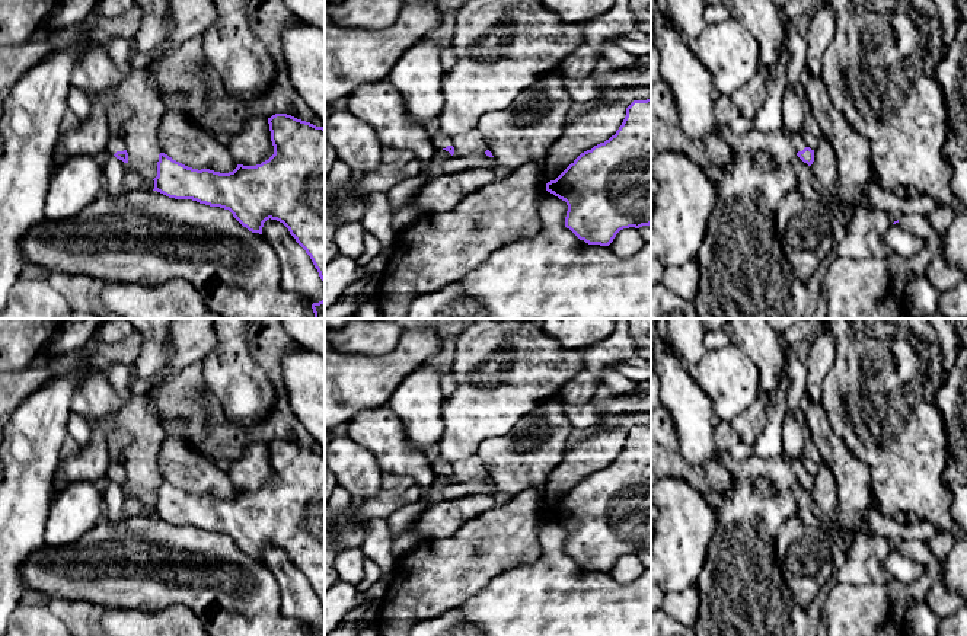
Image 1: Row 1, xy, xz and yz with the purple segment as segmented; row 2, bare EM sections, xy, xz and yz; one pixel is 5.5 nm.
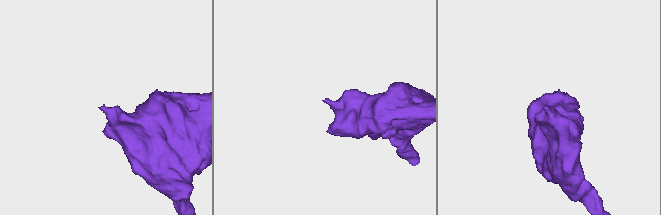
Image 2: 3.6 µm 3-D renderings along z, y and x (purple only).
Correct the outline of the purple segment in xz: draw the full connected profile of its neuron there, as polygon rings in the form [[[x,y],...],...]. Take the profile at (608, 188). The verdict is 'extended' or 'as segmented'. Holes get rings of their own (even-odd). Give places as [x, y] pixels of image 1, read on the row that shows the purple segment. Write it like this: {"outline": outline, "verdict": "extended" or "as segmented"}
{"outline": [[[651,98],[634,100],[616,134],[581,153],[546,191],[567,202],[565,227],[588,245],[609,246],[620,230],[650,226]]], "verdict": "as segmented"}

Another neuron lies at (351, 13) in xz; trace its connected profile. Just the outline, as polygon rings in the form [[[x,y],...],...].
[[[344,0],[326,4],[325,13],[342,28],[384,29],[396,22],[402,7],[402,0]]]

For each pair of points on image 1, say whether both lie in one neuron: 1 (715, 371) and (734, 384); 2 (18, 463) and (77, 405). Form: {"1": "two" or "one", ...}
{"1": "one", "2": "two"}

